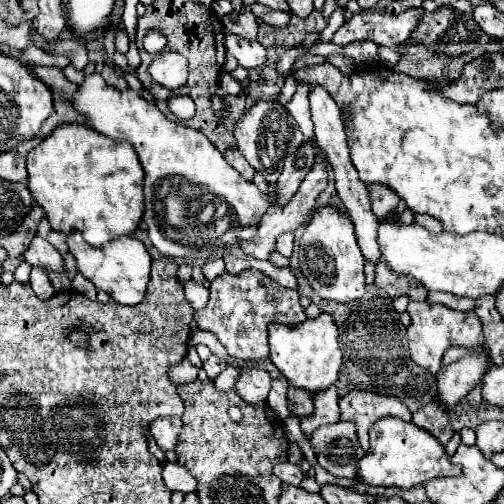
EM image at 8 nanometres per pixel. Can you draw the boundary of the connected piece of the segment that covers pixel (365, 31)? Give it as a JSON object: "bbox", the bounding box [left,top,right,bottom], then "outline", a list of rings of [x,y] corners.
{"bbox":[332,8,424,47],"outline":[[[410,8],[400,14],[364,10],[346,20],[336,30],[332,40],[338,40],[338,44],[348,44],[352,40],[374,40],[377,45],[395,47],[414,32],[422,14],[424,8]]]}

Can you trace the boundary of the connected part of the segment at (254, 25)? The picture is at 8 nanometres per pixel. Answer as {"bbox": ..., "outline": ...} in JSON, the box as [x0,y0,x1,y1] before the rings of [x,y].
{"bbox":[230,10,260,40],"outline":[[[242,10],[236,26],[234,26],[230,32],[238,34],[238,36],[244,36],[246,40],[254,40],[254,38],[258,36],[258,30],[260,30],[260,24],[256,22],[254,14],[248,12],[248,10]]]}

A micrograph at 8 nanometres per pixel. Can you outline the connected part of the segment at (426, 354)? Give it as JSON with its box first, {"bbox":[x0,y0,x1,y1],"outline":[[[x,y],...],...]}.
{"bbox":[406,302,484,374],"outline":[[[410,302],[408,304],[408,314],[412,318],[412,324],[408,326],[406,336],[408,336],[408,346],[410,346],[412,360],[416,364],[420,364],[422,368],[430,370],[432,374],[436,374],[440,370],[440,360],[442,360],[446,348],[450,348],[452,344],[460,344],[460,346],[468,346],[468,348],[484,344],[480,318],[474,312],[452,310],[452,308],[444,306],[444,304]]]}

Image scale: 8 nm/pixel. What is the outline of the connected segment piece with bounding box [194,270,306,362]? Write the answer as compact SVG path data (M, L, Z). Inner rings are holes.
M244 270L240 274L228 274L228 272L220 274L210 282L208 304L202 310L194 312L194 320L198 322L198 326L202 330L210 330L212 334L216 334L216 338L226 346L228 354L242 362L262 360L268 356L266 326L270 322L300 324L304 318L306 314L298 302L298 292L278 286L260 270Z

